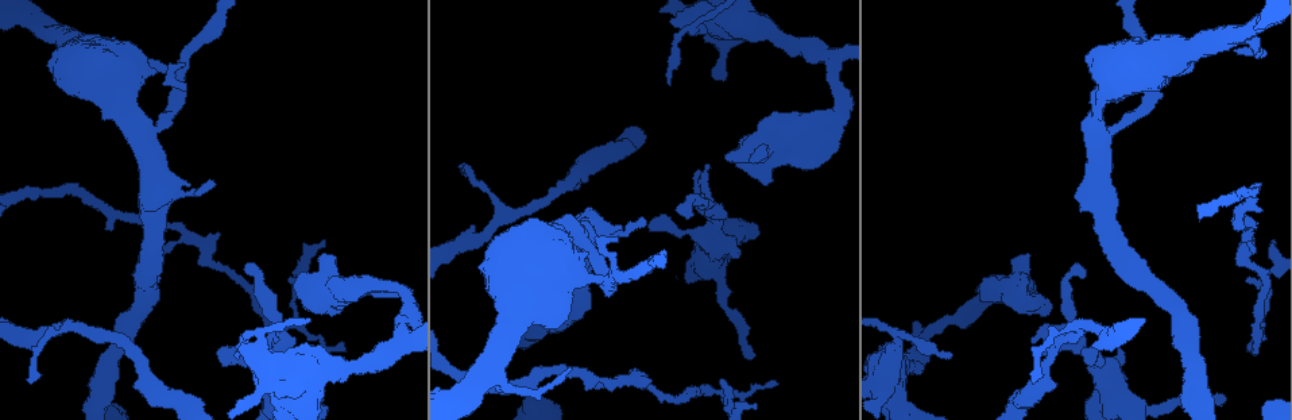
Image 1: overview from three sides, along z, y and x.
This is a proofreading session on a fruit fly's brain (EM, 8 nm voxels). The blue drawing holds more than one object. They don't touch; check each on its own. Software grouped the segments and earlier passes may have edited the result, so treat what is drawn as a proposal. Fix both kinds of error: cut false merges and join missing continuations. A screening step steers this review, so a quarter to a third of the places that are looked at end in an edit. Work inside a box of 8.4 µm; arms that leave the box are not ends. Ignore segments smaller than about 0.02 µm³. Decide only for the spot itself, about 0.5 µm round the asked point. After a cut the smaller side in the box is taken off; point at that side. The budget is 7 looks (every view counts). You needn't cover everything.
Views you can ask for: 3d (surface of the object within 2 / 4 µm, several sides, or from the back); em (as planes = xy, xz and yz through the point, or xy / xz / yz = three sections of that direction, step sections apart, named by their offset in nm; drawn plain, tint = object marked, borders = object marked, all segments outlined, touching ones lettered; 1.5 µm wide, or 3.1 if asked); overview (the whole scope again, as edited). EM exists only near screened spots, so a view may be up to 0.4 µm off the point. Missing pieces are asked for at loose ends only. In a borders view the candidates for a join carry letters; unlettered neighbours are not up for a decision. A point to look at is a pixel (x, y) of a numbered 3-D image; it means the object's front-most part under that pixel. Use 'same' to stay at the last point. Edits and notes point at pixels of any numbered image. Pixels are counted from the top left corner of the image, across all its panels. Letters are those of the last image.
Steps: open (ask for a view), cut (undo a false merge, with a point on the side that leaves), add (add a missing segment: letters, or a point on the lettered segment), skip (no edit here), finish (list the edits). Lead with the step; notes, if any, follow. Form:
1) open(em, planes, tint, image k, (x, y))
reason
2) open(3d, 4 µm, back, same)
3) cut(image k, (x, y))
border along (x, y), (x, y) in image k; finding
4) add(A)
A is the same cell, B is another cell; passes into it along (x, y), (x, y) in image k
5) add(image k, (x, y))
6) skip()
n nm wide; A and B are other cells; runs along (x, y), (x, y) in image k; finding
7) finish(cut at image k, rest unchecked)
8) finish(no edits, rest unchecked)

open(em, planes, plain, image 1, (691, 211))
free end

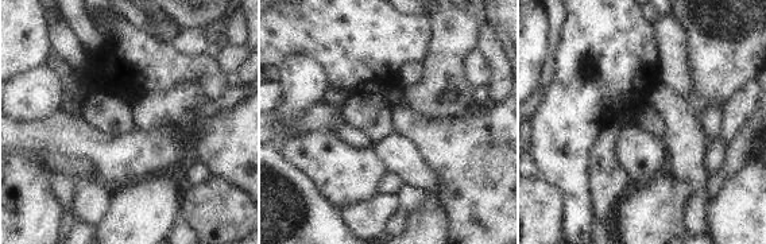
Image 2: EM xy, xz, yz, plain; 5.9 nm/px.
open(em, planes, tint, same)
with the object marked

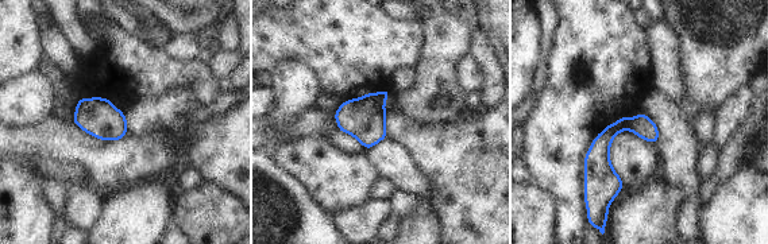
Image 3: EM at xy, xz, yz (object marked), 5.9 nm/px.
open(em, planes, borders, same)

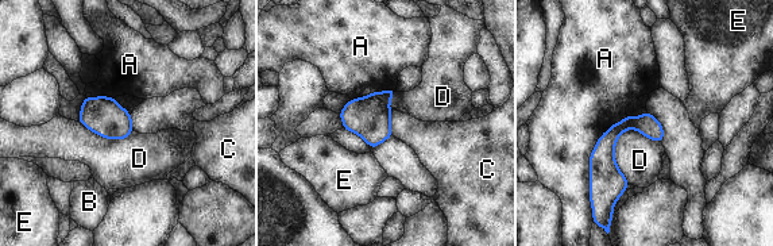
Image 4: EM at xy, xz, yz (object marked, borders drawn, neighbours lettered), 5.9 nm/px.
skip()
140 nm wide; A, B, C, D and E are other cells; border along (390, 111), (390, 130), (393, 135) in image 4; no lettered segment goes on from it

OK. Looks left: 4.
open(em, planes, borders, image 1, (166, 252))
an open end

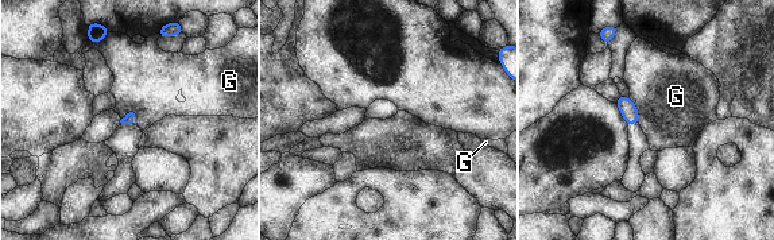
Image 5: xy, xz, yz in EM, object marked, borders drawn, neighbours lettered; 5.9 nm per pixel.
skip()
G is another cell; border along (138, 111), (131, 109), (122, 119) in image 5; no lettered segment goes on from it

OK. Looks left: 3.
open(3d, 4 µm, image 1, (1268, 300))
abrupt turn

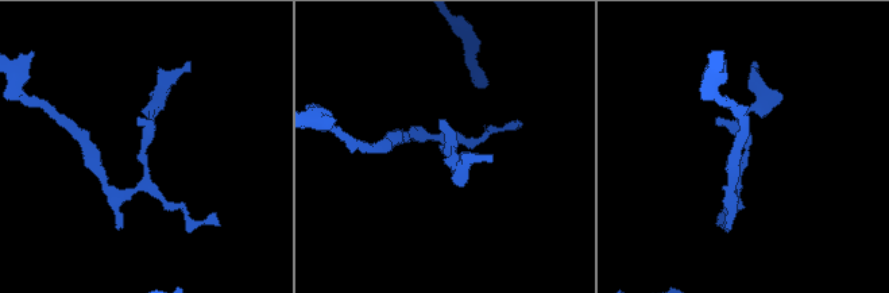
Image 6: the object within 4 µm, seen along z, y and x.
open(em, xy, step 8, borders, image 6, (145, 148))
shape alone is not enough

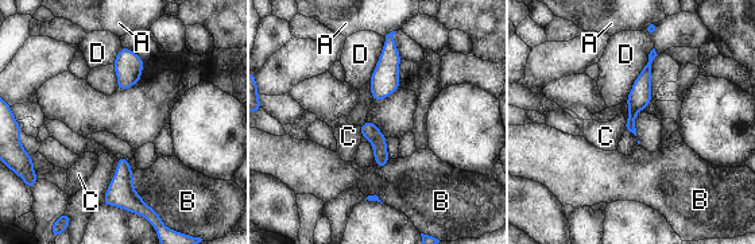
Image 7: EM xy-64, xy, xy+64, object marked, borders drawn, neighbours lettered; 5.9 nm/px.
skip()
A, B, C and D are other cells; border along (626, 101), (627, 122), (623, 130) in image 7; continuous, no second neuron

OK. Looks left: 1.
finish(no edits, rest unchecked)

